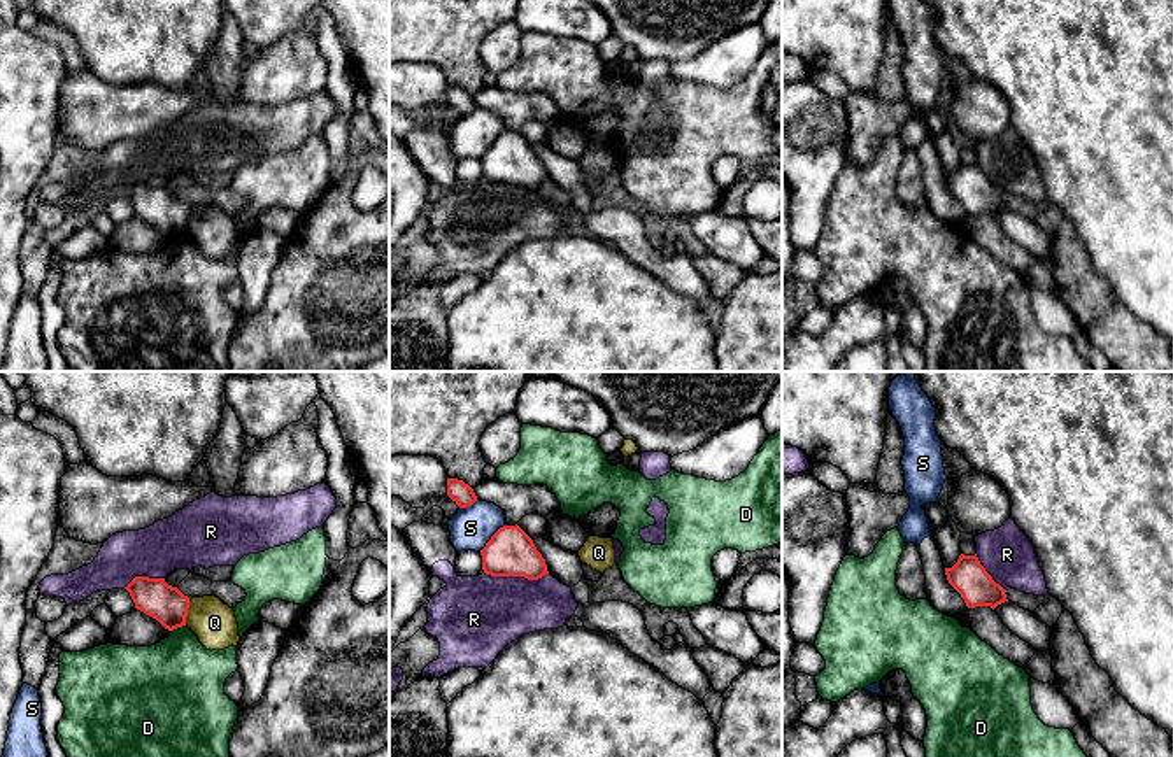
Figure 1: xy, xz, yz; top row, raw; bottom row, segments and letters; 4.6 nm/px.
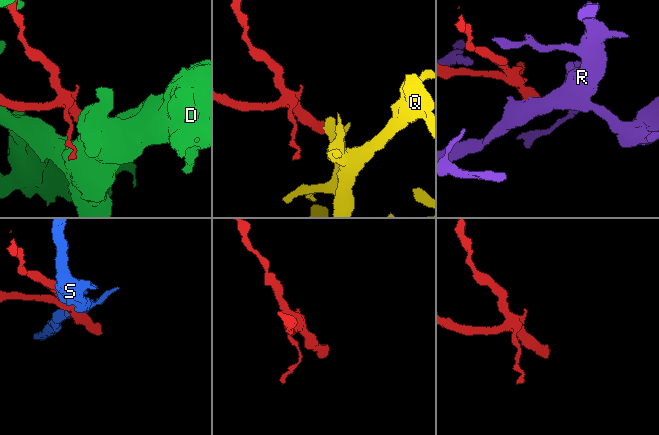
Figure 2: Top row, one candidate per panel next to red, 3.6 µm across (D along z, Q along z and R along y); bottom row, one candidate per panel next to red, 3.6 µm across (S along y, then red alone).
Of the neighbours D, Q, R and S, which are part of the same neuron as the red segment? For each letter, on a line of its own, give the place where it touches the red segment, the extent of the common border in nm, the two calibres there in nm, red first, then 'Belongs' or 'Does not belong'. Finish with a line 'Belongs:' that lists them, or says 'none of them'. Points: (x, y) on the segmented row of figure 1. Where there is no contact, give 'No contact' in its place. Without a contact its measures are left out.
D: Touches red at xy (177, 626). Shared border 80 nm. Thickness 170 nm (red) against 400 nm. Does not belong
Q: Touches red at xy (186, 612). Shared border 120 nm. Thickness 170 nm (red) against 200 nm. Does not belong
R: Touches red at xz (516, 575). Shared border 300 nm. Thickness 220 nm (red) against 360 nm. Does not belong
S: Touches red at xz (491, 537). Shared border 180 nm. Thickness 220 nm (red) against 190 nm. Does not belong
Belongs: none of them

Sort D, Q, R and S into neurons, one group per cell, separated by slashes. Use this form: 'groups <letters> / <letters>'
groups D / Q / R / S

